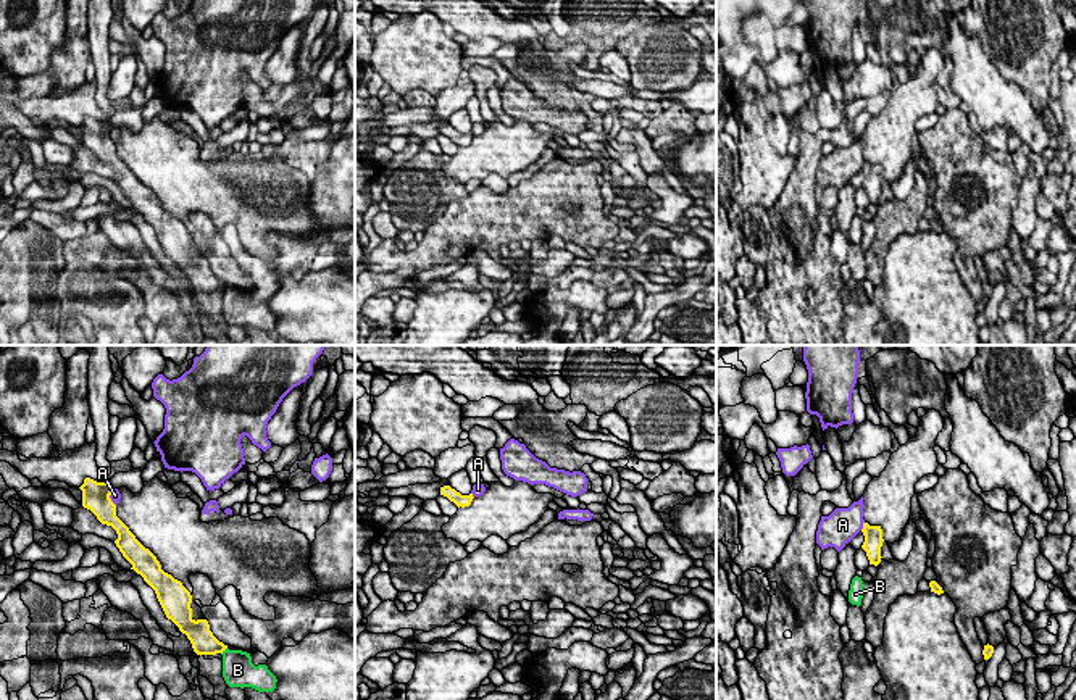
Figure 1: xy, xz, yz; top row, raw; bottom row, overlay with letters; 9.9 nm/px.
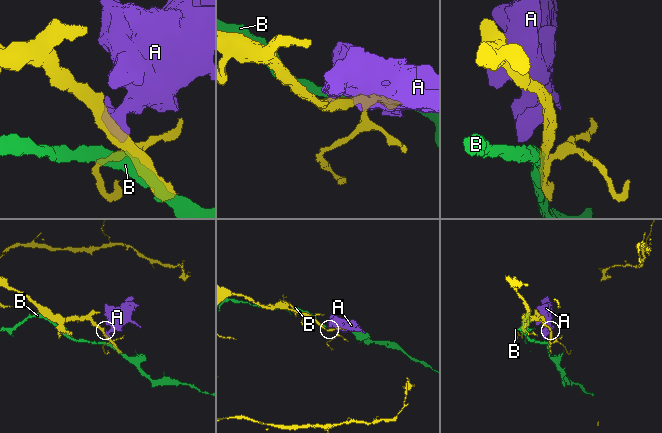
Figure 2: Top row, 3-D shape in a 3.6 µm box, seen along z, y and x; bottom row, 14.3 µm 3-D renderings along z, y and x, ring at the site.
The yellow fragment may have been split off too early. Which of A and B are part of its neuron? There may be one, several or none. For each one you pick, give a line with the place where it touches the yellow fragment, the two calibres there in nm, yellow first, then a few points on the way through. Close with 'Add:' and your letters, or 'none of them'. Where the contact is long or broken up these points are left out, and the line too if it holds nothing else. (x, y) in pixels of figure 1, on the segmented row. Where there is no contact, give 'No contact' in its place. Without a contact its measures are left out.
Add: none of them

